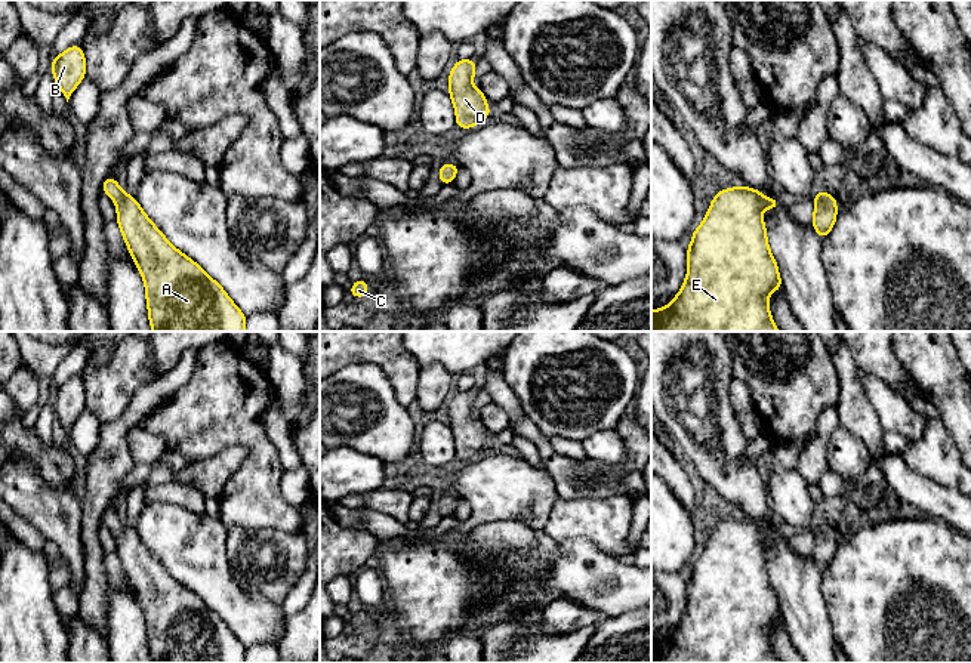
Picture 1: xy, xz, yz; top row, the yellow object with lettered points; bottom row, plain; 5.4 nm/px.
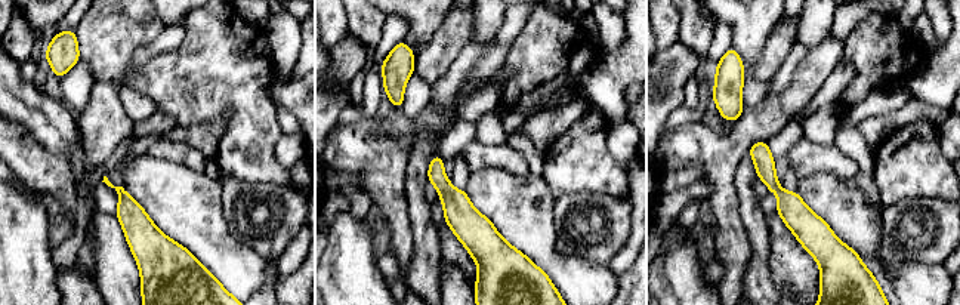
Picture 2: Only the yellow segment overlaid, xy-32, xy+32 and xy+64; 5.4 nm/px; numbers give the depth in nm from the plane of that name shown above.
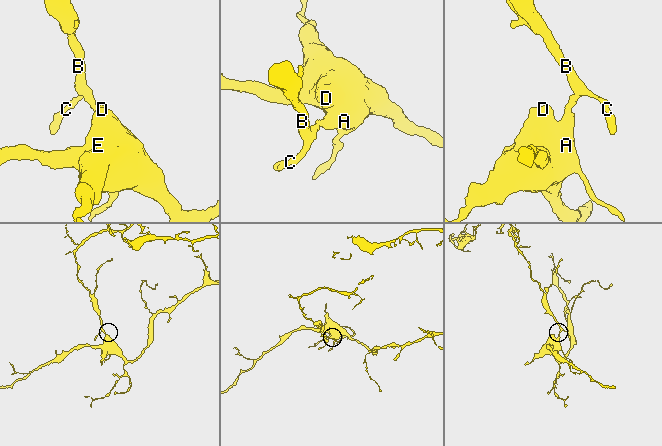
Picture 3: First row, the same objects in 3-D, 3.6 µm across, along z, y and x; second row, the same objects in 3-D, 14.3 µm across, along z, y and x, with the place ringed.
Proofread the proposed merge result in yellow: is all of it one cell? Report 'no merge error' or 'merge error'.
no merge error

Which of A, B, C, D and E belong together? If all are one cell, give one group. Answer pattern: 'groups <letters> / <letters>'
groups A B C D E

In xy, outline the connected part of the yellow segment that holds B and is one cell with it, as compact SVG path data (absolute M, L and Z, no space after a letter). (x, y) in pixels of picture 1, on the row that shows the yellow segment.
M80 44L68 47L52 59L52 74L56 86L67 98L77 89L78 83L86 77L86 59Z

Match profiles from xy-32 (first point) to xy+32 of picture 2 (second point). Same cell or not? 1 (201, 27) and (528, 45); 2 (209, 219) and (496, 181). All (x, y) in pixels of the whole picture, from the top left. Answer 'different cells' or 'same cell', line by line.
1: same cell
2: same cell

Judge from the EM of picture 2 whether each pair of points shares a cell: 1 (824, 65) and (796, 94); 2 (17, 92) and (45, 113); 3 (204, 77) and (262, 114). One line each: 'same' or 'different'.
1: same
2: same
3: same

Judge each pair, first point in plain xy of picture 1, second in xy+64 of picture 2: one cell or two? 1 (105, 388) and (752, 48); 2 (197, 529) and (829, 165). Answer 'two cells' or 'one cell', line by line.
1: two cells
2: two cells

